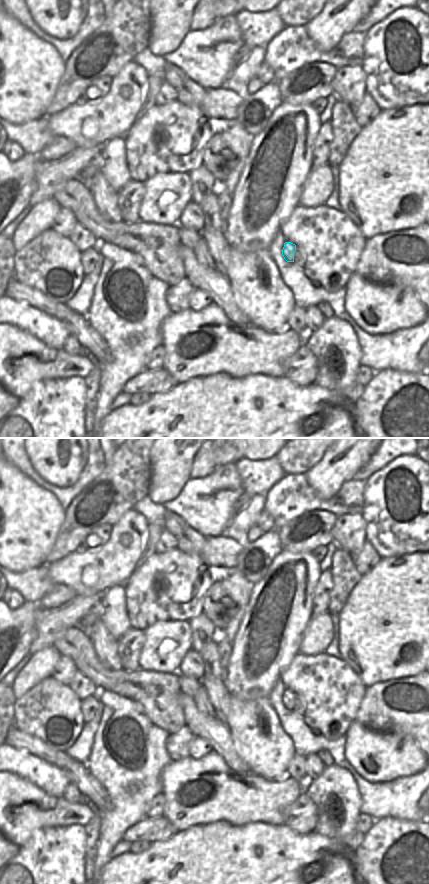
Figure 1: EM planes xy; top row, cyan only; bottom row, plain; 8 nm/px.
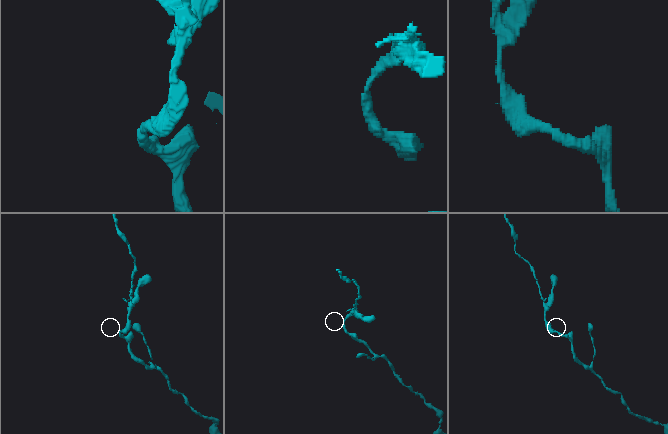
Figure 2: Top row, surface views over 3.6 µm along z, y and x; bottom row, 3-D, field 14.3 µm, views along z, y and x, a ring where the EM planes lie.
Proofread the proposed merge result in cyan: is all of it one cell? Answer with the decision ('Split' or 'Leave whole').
Leave whole

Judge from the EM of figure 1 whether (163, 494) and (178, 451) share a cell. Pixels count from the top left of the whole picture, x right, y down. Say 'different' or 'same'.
same

